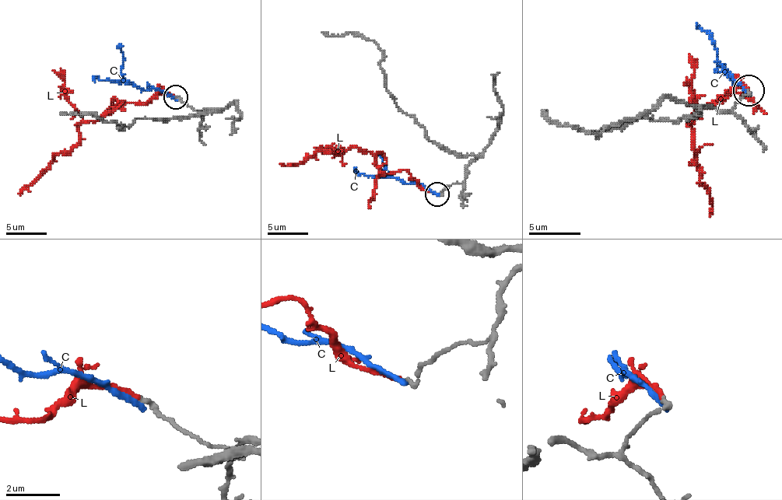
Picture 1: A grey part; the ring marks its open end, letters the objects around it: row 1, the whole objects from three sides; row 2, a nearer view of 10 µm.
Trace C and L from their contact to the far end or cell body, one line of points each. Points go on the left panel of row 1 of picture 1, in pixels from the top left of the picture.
C: (175, 98), (157, 88), (141, 90), (129, 82), (120, 72), (123, 56), (119, 47), (123, 46)
L: (175, 96), (123, 102), (86, 120), (78, 127), (78, 142), (56, 152), (18, 193)

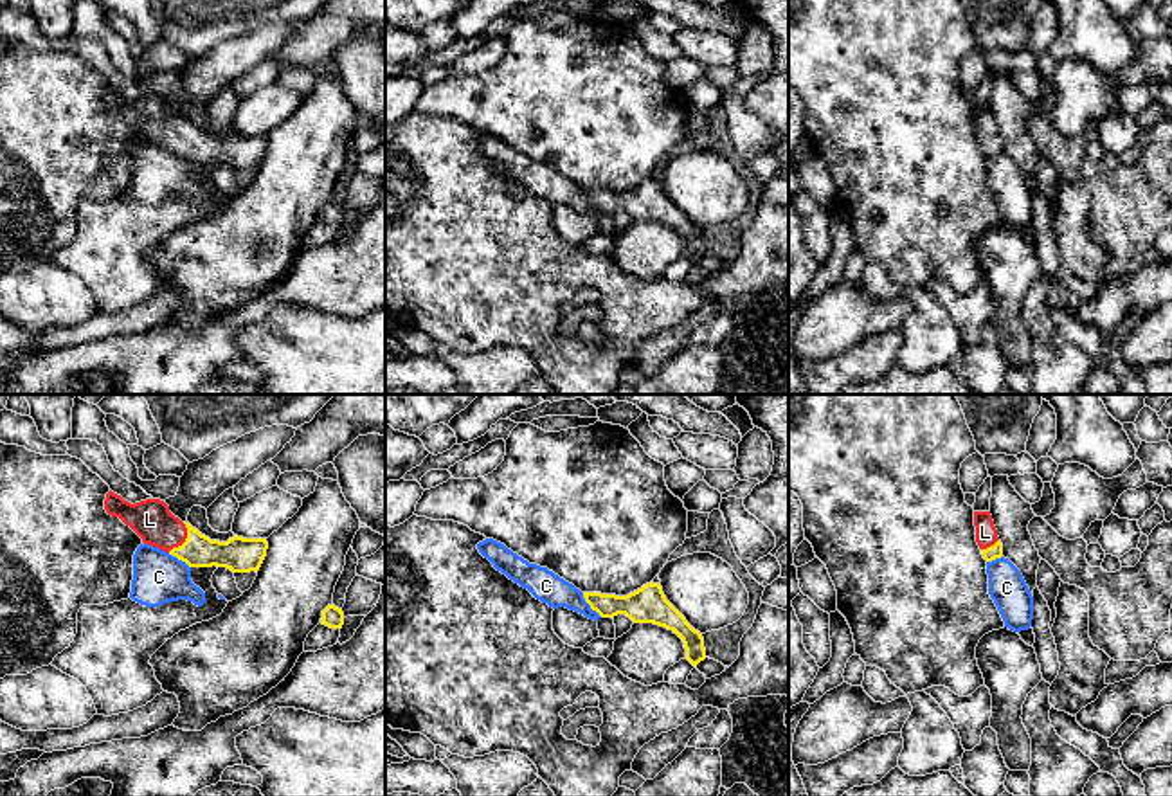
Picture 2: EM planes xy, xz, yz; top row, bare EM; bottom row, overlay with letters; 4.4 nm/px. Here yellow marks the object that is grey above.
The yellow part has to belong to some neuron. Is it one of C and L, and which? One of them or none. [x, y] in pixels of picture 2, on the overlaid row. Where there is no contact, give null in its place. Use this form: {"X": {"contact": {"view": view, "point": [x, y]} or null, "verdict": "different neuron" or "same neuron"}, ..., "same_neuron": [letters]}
{"C": {"contact": {"view": "xz", "point": [589, 604]}, "verdict": "different neuron"}, "L": {"contact": {"view": "xy", "point": [186, 541]}, "verdict": "same neuron"}, "same_neuron": ["L"]}

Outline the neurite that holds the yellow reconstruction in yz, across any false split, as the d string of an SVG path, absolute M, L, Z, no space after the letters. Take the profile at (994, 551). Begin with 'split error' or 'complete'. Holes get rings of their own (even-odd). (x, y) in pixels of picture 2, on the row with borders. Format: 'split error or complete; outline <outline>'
split error; outline M974 511L976 542L987 562L1003 556L1003 544L997 537L990 511Z

